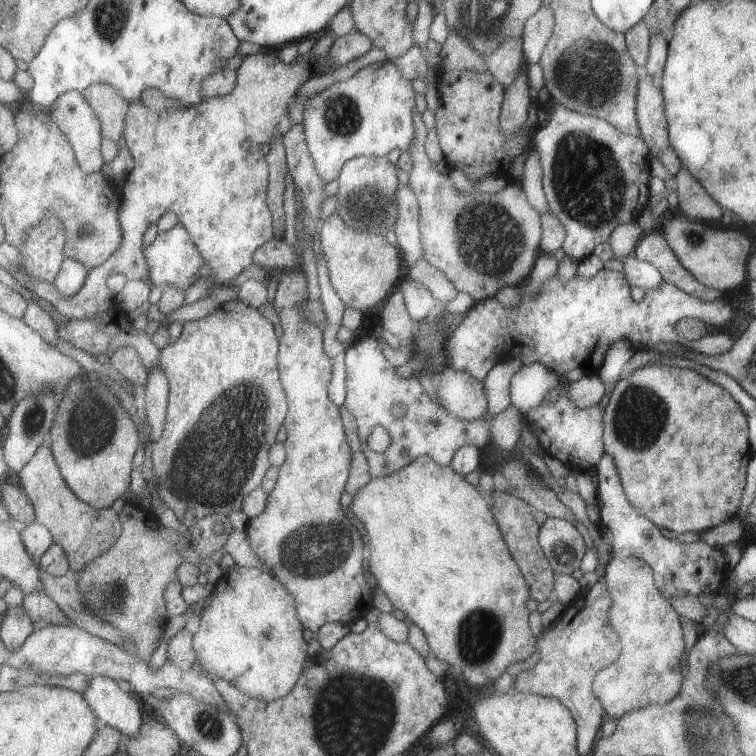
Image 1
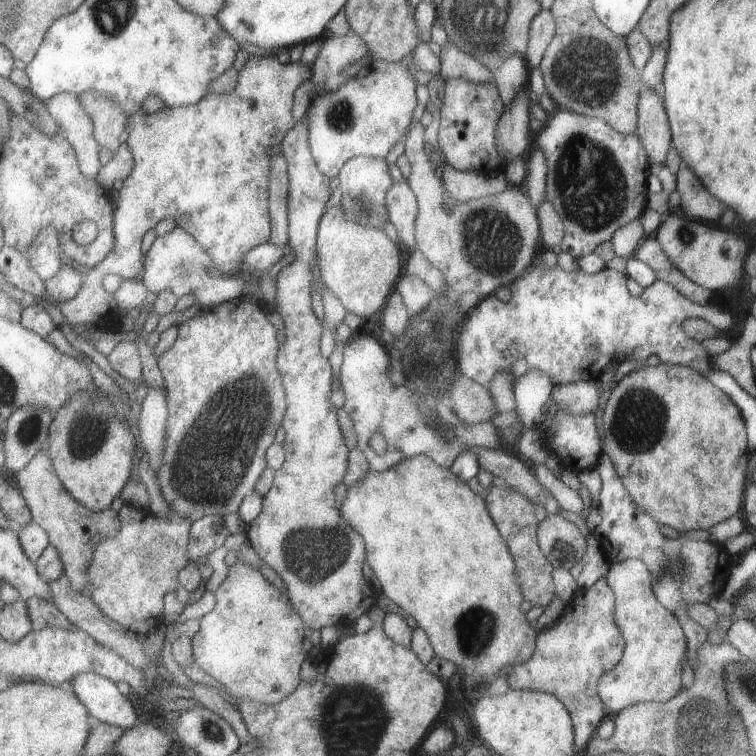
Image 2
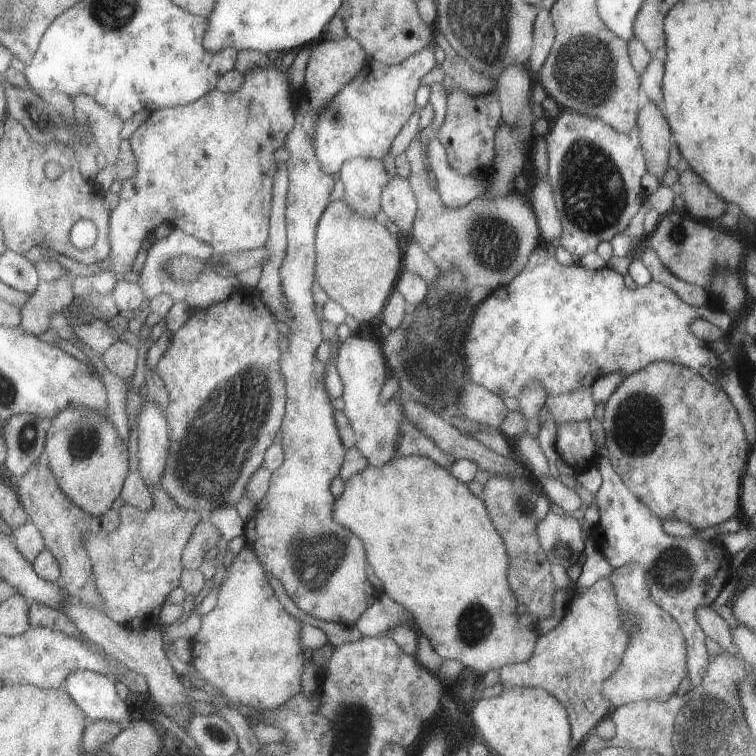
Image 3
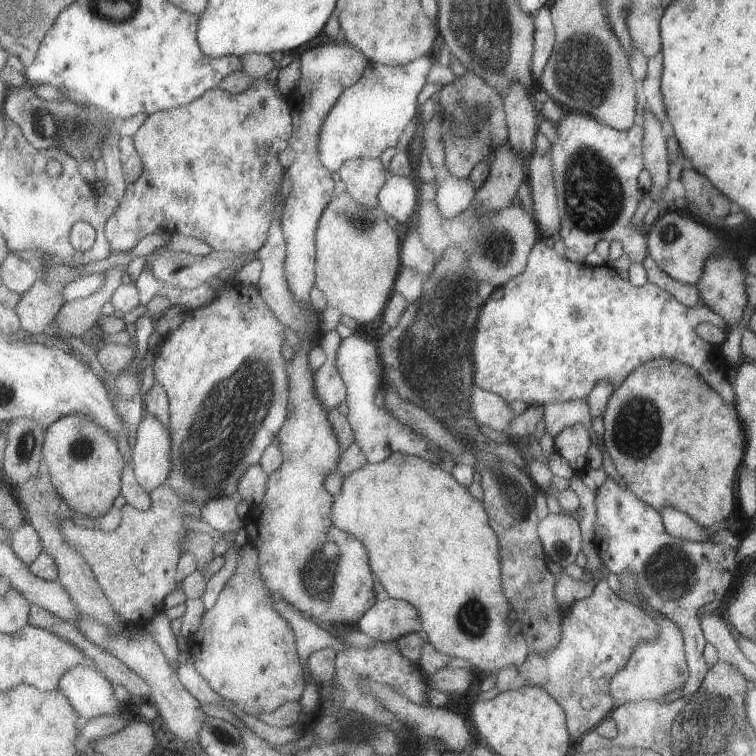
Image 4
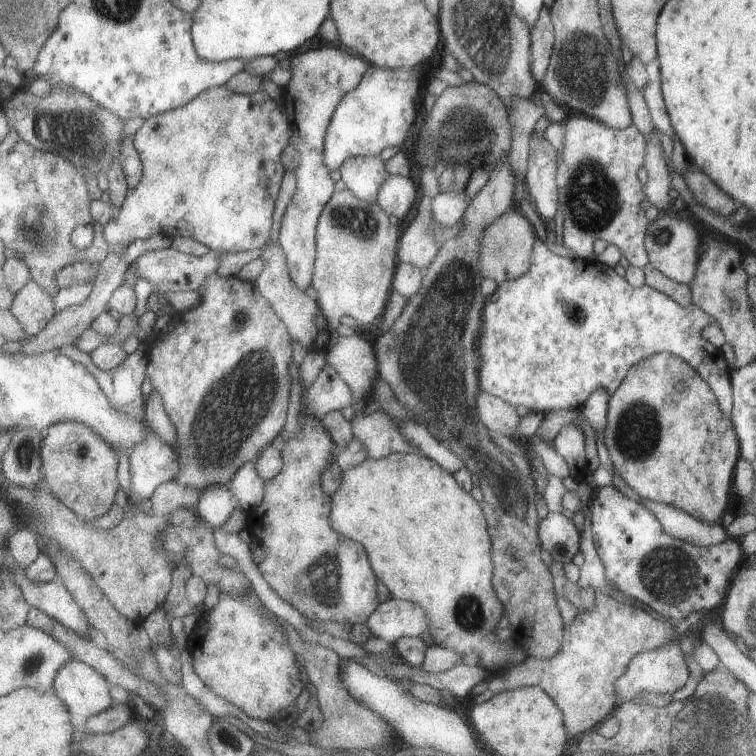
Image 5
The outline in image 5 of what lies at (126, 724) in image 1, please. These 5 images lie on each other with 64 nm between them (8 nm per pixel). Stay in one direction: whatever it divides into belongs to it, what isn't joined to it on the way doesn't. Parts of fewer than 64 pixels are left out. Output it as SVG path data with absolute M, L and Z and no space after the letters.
M71 660L59 670L55 692L69 706L71 714L85 716L87 720L115 706L109 680L81 660Z

